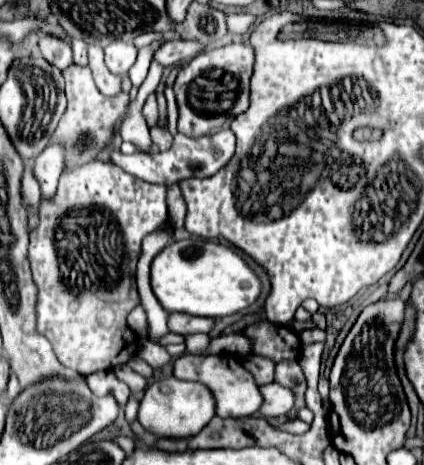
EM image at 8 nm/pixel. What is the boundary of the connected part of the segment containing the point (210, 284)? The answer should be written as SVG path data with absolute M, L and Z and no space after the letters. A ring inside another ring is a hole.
M198 236L168 244L152 260L150 284L164 310L208 318L220 318L240 312L248 308L260 294L258 276L230 246Z

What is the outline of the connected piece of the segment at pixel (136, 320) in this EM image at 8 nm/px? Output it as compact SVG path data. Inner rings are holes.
M136 306L130 314L128 314L128 326L136 328L136 332L140 332L144 338L148 336L148 320L146 320L146 312L142 306Z

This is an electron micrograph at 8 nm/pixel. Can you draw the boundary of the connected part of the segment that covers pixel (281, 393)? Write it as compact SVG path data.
M272 382L260 386L260 394L264 396L264 404L260 406L260 414L264 418L276 418L284 416L294 406L294 394L292 390Z

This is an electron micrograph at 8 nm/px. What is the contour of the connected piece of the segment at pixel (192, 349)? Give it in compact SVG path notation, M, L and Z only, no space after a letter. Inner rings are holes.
M186 334L186 348L190 354L196 354L198 350L204 348L204 344L210 342L210 336L208 334Z

